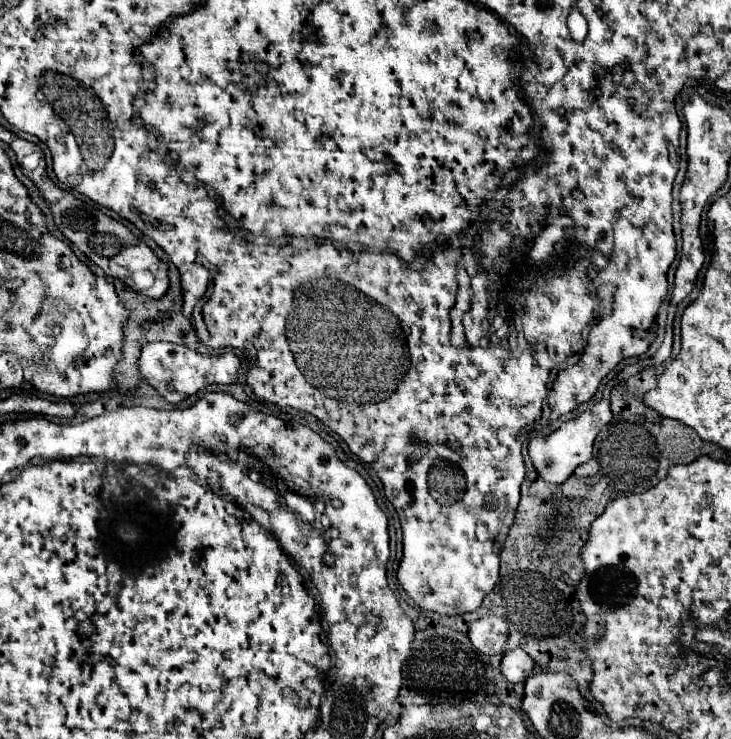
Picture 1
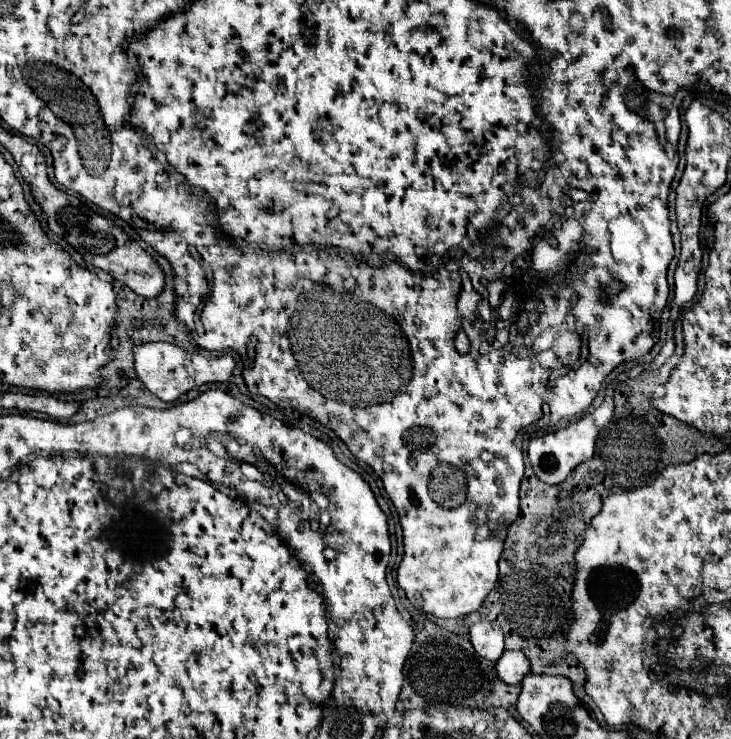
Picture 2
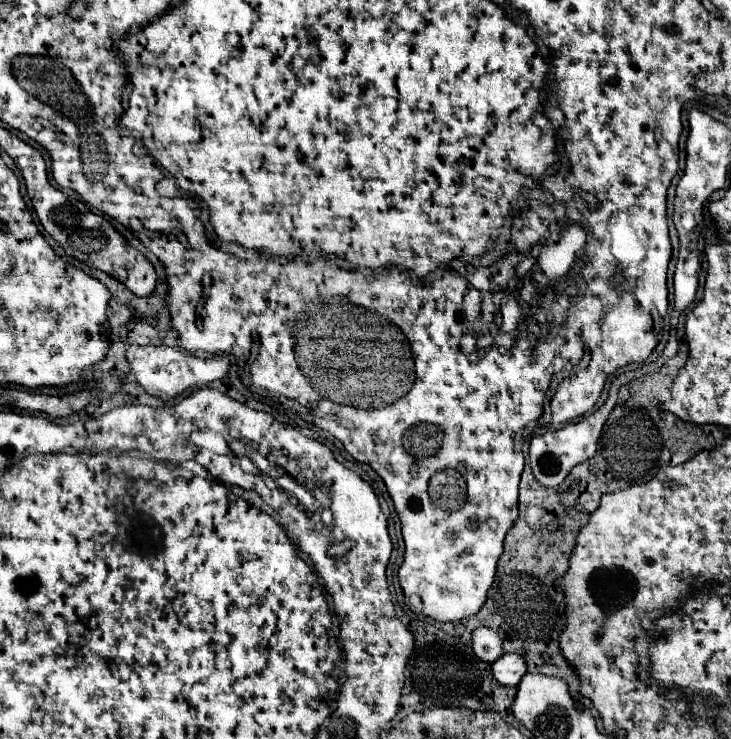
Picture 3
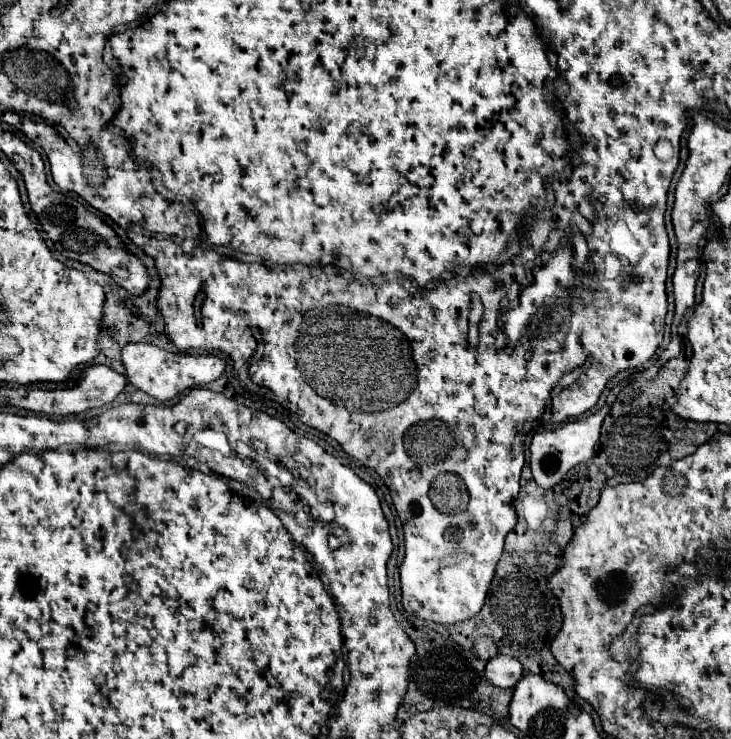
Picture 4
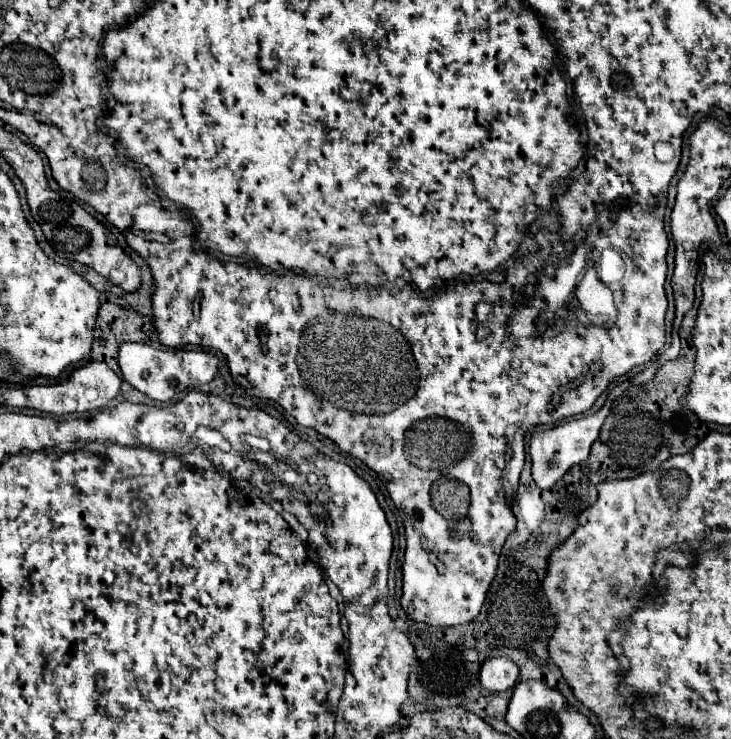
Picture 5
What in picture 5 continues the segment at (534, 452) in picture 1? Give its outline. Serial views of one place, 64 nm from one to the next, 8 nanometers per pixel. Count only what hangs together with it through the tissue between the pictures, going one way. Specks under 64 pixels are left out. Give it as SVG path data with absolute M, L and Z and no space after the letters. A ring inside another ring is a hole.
M612 394L606 400L606 404L590 416L578 418L578 420L568 420L552 430L544 430L544 432L534 432L530 438L530 458L532 458L532 478L536 482L538 488L552 488L572 466L588 460L590 456L590 446L596 442L598 432L602 422L606 420L608 412L610 412L610 404L612 404Z

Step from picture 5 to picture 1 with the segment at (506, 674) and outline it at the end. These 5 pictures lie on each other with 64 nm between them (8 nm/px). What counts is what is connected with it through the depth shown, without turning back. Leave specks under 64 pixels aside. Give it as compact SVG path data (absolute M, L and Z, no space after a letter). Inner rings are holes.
M522 648L506 652L502 658L502 674L514 684L524 682L528 676L532 676L532 670L534 660L530 660L530 656Z

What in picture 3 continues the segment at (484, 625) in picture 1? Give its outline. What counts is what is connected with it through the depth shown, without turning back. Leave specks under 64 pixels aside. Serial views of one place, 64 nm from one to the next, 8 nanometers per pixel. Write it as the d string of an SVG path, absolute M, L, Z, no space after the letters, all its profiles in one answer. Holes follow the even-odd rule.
M480 626L474 630L472 648L474 648L474 654L486 662L494 662L502 656L502 640L500 640L498 632L494 632L492 628L486 628L486 626Z

